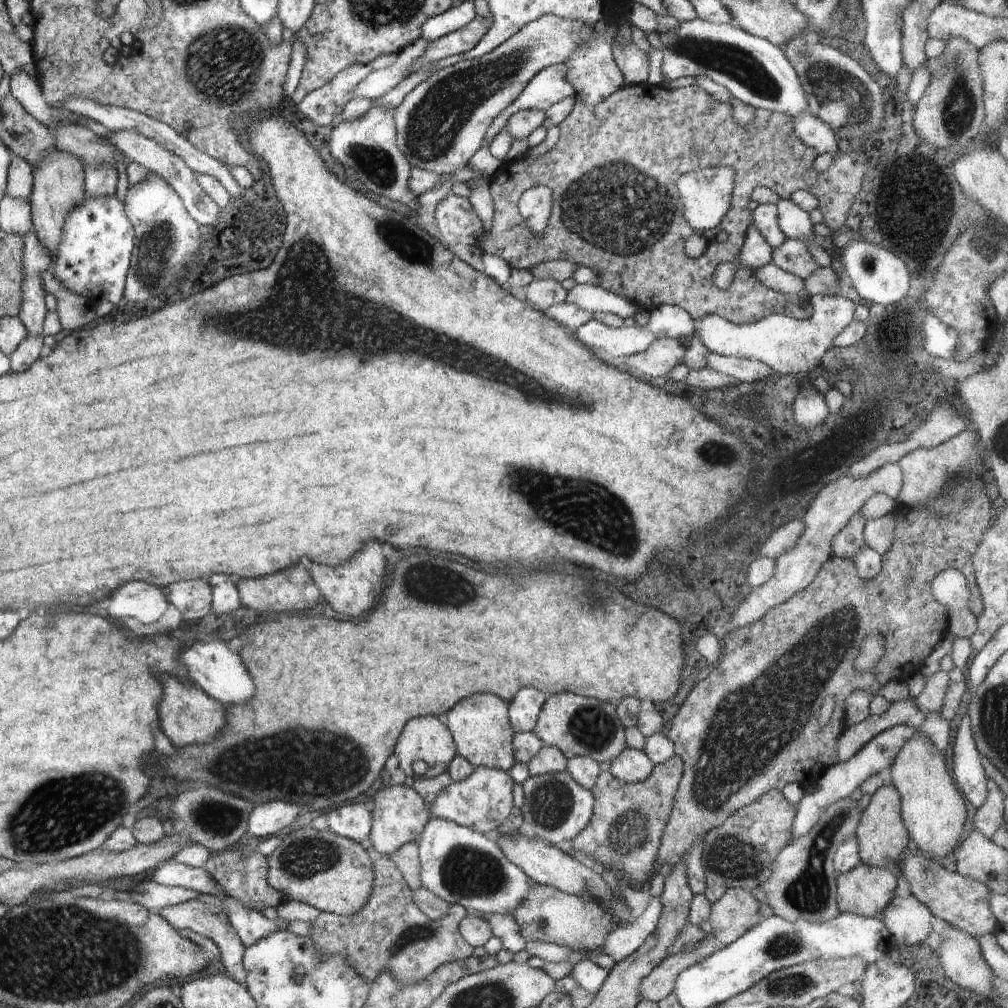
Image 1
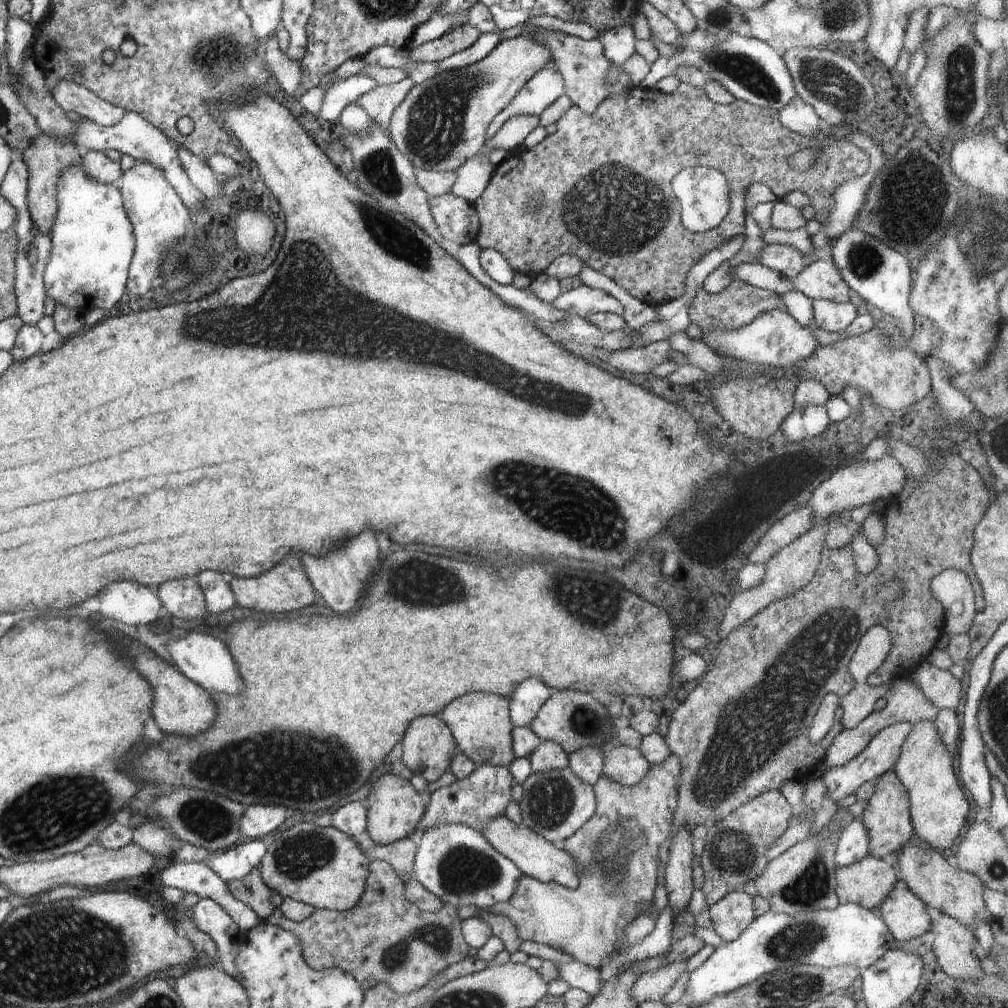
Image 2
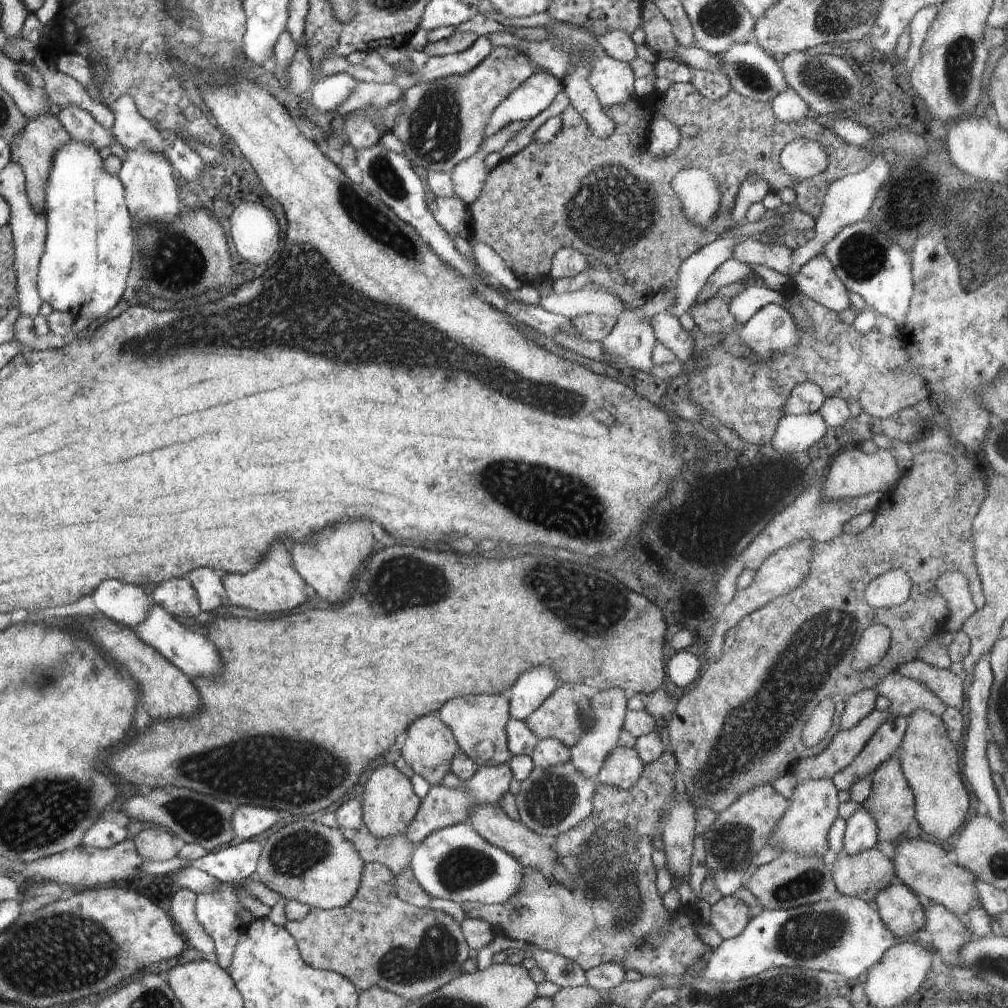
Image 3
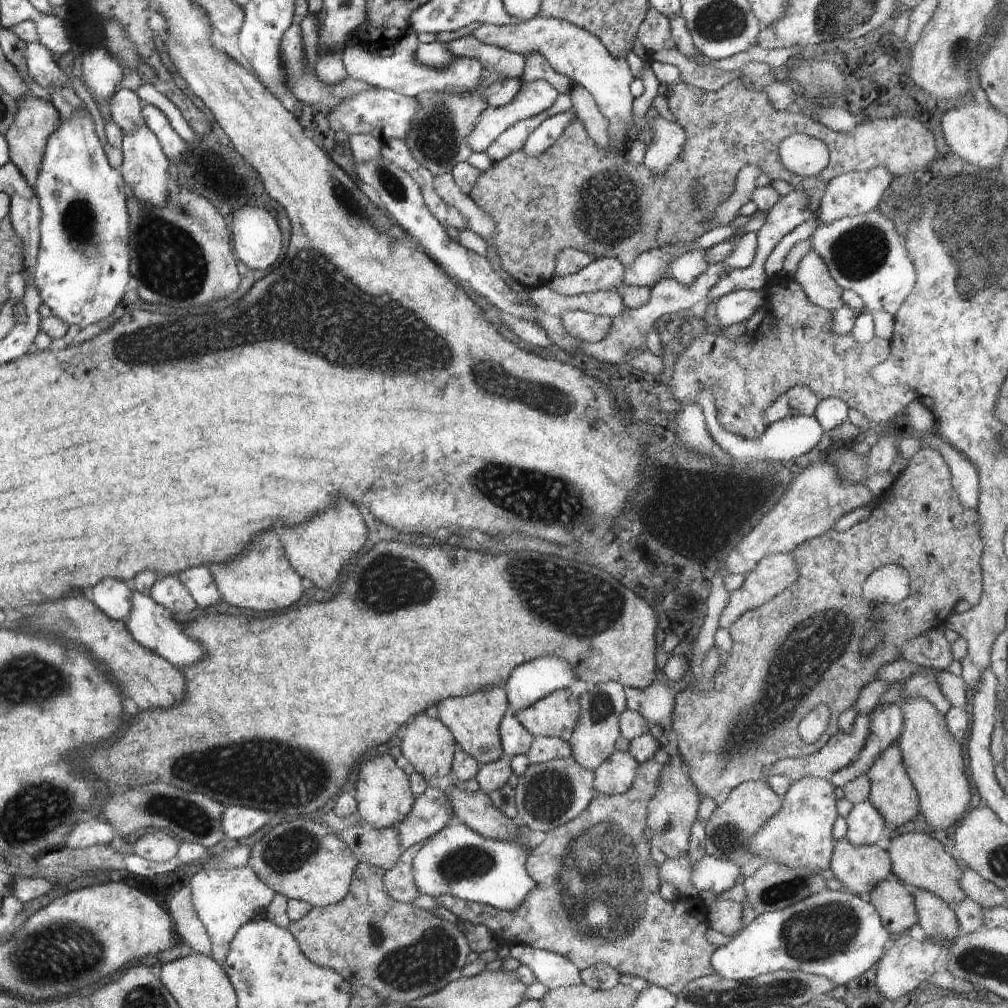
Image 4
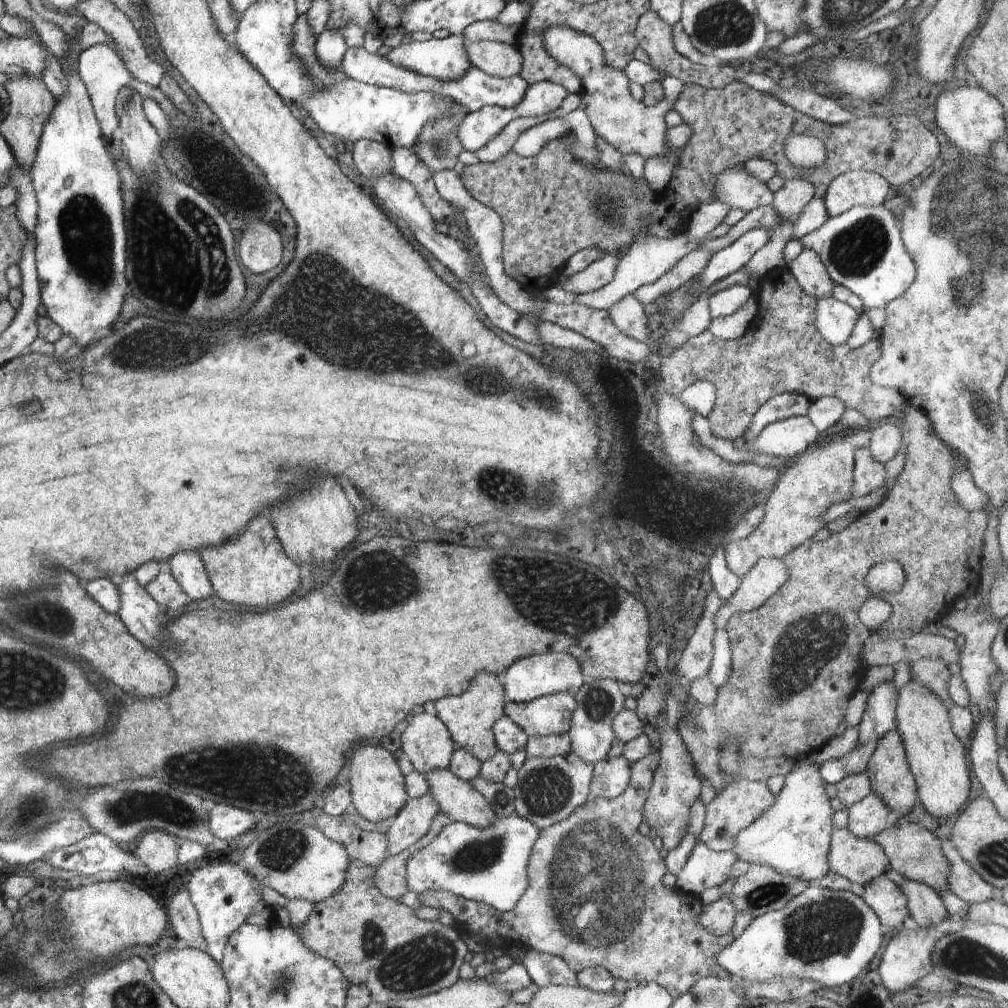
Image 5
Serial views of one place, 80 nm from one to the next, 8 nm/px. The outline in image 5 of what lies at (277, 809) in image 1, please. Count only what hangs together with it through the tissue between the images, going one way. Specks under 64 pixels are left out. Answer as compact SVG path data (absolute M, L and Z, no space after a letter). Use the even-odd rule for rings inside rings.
M224 803L209 804L207 809L209 810L210 830L222 843L234 842L235 839L248 832L253 826L257 827L251 811Z

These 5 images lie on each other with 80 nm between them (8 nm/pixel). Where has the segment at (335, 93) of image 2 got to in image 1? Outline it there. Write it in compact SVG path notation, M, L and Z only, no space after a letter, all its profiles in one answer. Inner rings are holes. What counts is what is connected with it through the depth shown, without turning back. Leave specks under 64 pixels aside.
M420 37L415 43L397 52L396 62L381 69L369 69L365 79L356 86L354 97L377 99L389 93L404 80L411 66L423 57L432 41Z

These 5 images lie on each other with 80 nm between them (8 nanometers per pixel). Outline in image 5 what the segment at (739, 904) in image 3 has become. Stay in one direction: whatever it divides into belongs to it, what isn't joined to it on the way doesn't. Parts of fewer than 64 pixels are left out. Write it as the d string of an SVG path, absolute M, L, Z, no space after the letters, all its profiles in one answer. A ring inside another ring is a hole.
M726 897L703 906L700 914L701 925L714 936L738 931L735 917L739 914L734 903Z

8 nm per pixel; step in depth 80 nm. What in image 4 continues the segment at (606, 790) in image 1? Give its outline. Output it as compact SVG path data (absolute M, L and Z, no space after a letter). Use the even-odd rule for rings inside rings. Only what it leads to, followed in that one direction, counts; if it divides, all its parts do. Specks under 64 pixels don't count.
M658 749L649 761L639 763L637 777L625 793L598 793L579 817L547 832L546 839L532 849L525 862L527 873L535 885L514 911L498 910L450 895L435 898L441 906L456 914L458 920L483 924L496 934L496 938L516 938L516 944L530 944L558 953L571 960L580 971L594 965L609 964L620 974L645 978L648 983L664 987L678 998L688 983L715 974L711 956L718 947L706 939L706 931L710 927L706 913L708 906L699 896L694 899L678 896L677 900L668 902L660 895L660 865L650 857L651 842L644 835L648 827L649 800L661 785L663 768L670 760L669 749Z

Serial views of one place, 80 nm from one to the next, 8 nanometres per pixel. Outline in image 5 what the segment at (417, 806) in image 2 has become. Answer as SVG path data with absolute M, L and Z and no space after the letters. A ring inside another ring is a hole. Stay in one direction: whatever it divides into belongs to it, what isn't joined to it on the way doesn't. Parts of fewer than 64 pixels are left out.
M358 742L349 756L349 790L353 800L352 810L370 822L382 822L395 817L410 800L404 788L405 776L398 767L398 762L384 747L372 746L368 742Z

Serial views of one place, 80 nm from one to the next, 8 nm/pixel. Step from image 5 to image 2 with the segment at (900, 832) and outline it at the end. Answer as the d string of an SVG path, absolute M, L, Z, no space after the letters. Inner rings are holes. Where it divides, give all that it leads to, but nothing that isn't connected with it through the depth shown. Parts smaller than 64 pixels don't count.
M904 845L898 852L898 876L907 887L925 905L936 908L938 912L947 914L972 931L972 926L978 923L988 923L994 919L988 910L983 897L983 882L972 873L952 867L941 852L922 846Z

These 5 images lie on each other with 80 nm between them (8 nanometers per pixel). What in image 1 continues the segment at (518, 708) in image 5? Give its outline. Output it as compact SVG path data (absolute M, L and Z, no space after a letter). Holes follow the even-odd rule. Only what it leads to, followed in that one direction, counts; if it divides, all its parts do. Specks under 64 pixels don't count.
M572 693L547 697L535 726L535 735L545 744L558 748L568 759L592 757L598 764L612 762L625 750L625 726L616 714L614 703Z

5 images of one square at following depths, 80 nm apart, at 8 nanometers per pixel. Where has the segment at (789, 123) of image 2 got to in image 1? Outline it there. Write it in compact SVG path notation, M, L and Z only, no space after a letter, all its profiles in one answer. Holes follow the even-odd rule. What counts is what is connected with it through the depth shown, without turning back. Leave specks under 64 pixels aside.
M808 109L802 115L790 118L793 120L797 138L807 147L814 149L816 156L820 156L824 152L834 155L842 148L836 133L828 128L828 125L825 125L820 117L815 117Z

